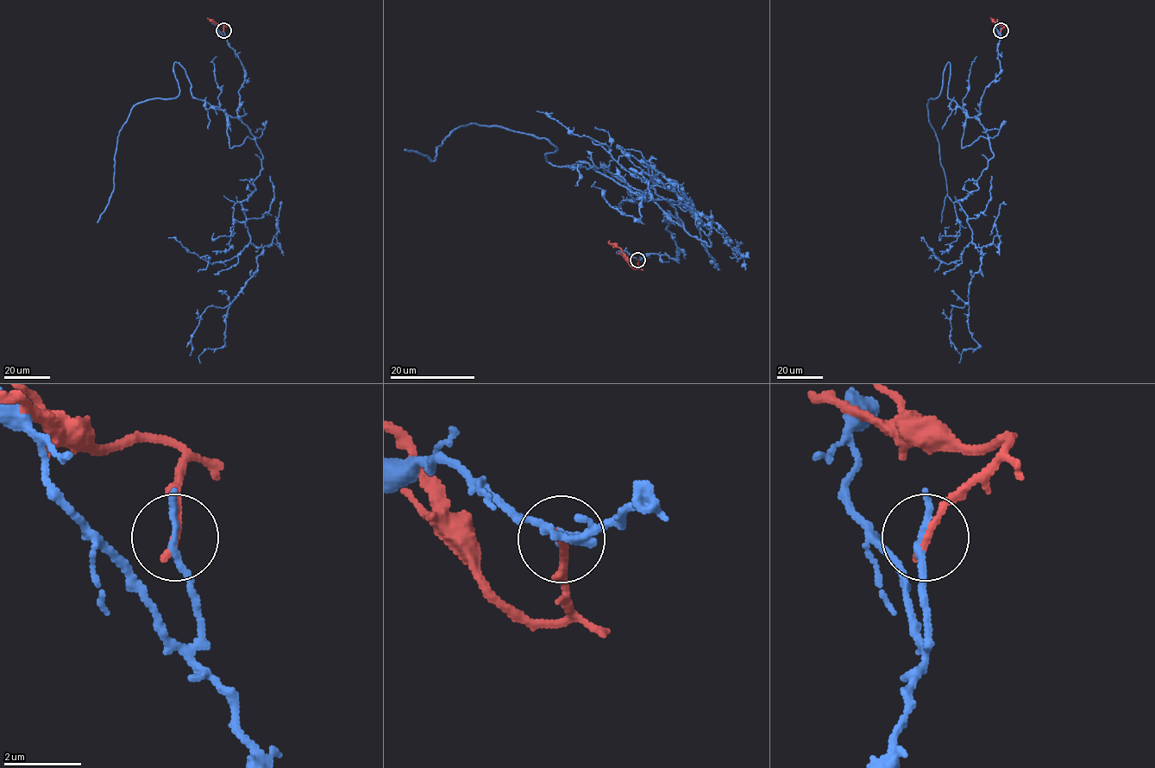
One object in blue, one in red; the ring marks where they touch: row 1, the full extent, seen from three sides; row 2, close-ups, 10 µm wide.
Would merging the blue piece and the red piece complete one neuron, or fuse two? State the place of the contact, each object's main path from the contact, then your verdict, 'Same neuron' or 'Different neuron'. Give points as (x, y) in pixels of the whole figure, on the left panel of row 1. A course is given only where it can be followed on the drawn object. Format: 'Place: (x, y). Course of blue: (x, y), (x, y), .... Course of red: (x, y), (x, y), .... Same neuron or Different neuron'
Place: (223, 30). Course of blue: (223, 30), (244, 72), (238, 116), (262, 157), (241, 204), (262, 251), (224, 345), (200, 362). Course of red: (223, 30), (223, 25), (208, 18). Different neuron

